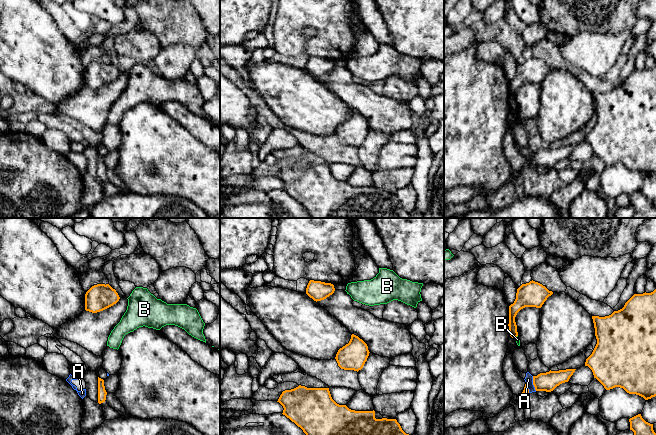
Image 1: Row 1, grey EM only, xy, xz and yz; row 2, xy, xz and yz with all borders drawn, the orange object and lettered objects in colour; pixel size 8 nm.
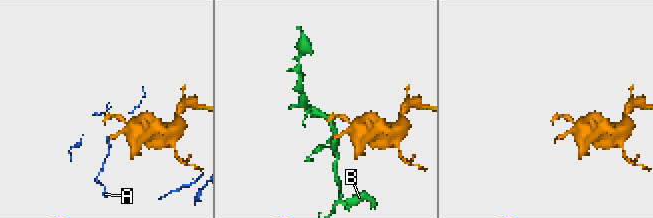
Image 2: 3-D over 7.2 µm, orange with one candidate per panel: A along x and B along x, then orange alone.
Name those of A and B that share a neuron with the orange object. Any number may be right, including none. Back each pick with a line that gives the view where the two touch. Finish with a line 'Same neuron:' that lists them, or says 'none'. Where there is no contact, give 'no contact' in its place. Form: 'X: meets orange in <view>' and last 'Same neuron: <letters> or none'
Same neuron: none

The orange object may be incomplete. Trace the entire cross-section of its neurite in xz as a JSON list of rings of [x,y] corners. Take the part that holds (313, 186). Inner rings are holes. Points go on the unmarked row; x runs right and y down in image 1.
[[[298,163],[285,166],[278,177],[284,184],[283,191],[300,203],[312,218],[411,218],[411,211],[406,210],[396,195],[376,195],[375,187],[355,187],[346,181],[337,180],[331,173],[329,164]]]

